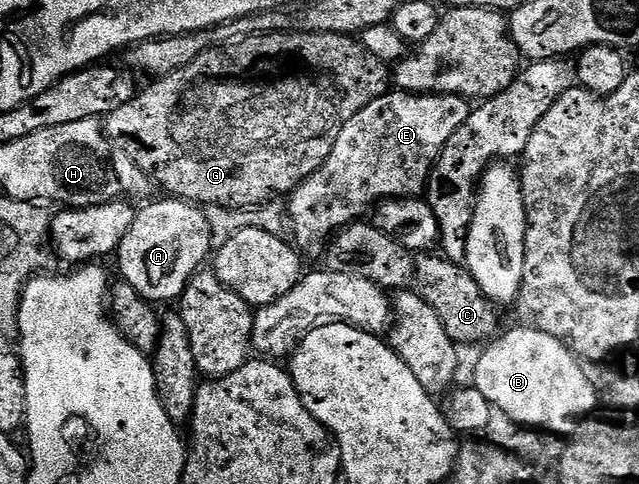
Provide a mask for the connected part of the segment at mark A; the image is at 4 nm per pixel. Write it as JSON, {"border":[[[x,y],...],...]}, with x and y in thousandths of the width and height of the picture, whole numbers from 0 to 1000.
{"border":[[[255,407],[252,411],[255,413],[236,419],[224,432],[221,428],[213,438],[210,459],[197,477],[183,517],[191,579],[199,581],[222,616],[238,626],[279,620],[300,568],[322,541],[321,531],[329,529],[333,506],[326,457],[310,426],[285,409]]]}

